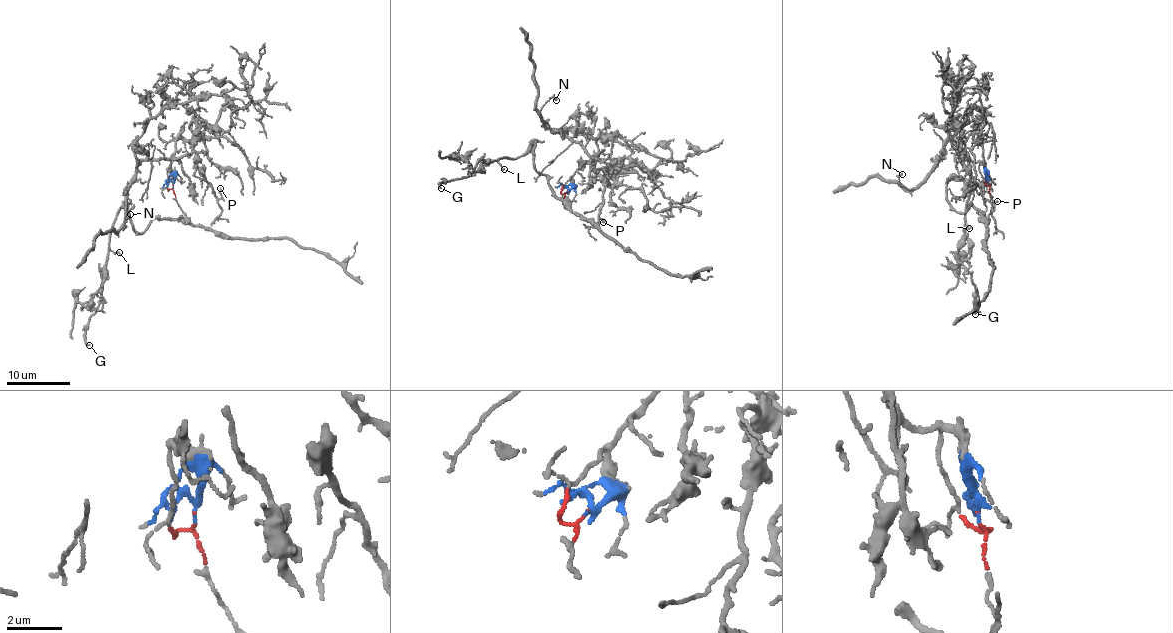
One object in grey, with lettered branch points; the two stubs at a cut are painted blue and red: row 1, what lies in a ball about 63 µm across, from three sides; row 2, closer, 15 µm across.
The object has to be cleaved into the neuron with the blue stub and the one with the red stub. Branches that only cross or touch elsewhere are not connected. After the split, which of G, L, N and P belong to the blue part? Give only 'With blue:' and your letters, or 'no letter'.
With blue: N, P

